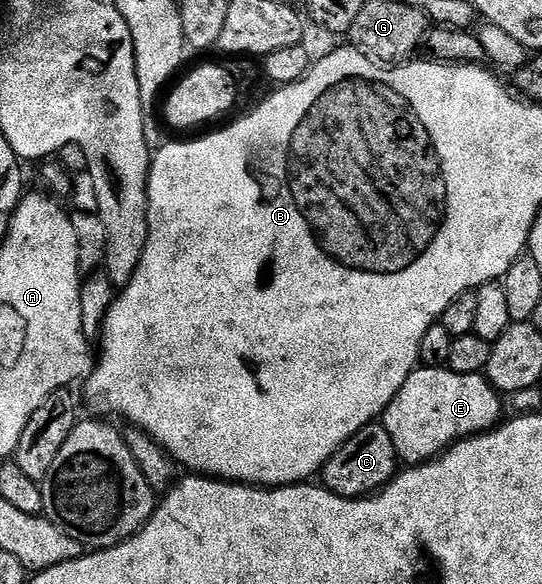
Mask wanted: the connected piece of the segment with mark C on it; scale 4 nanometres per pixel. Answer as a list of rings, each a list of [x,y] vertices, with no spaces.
[[[373,423],[362,427],[326,462],[322,481],[329,491],[343,497],[367,497],[385,489],[396,478],[401,465],[400,452],[394,447],[394,439],[390,439],[390,431],[382,423]]]

